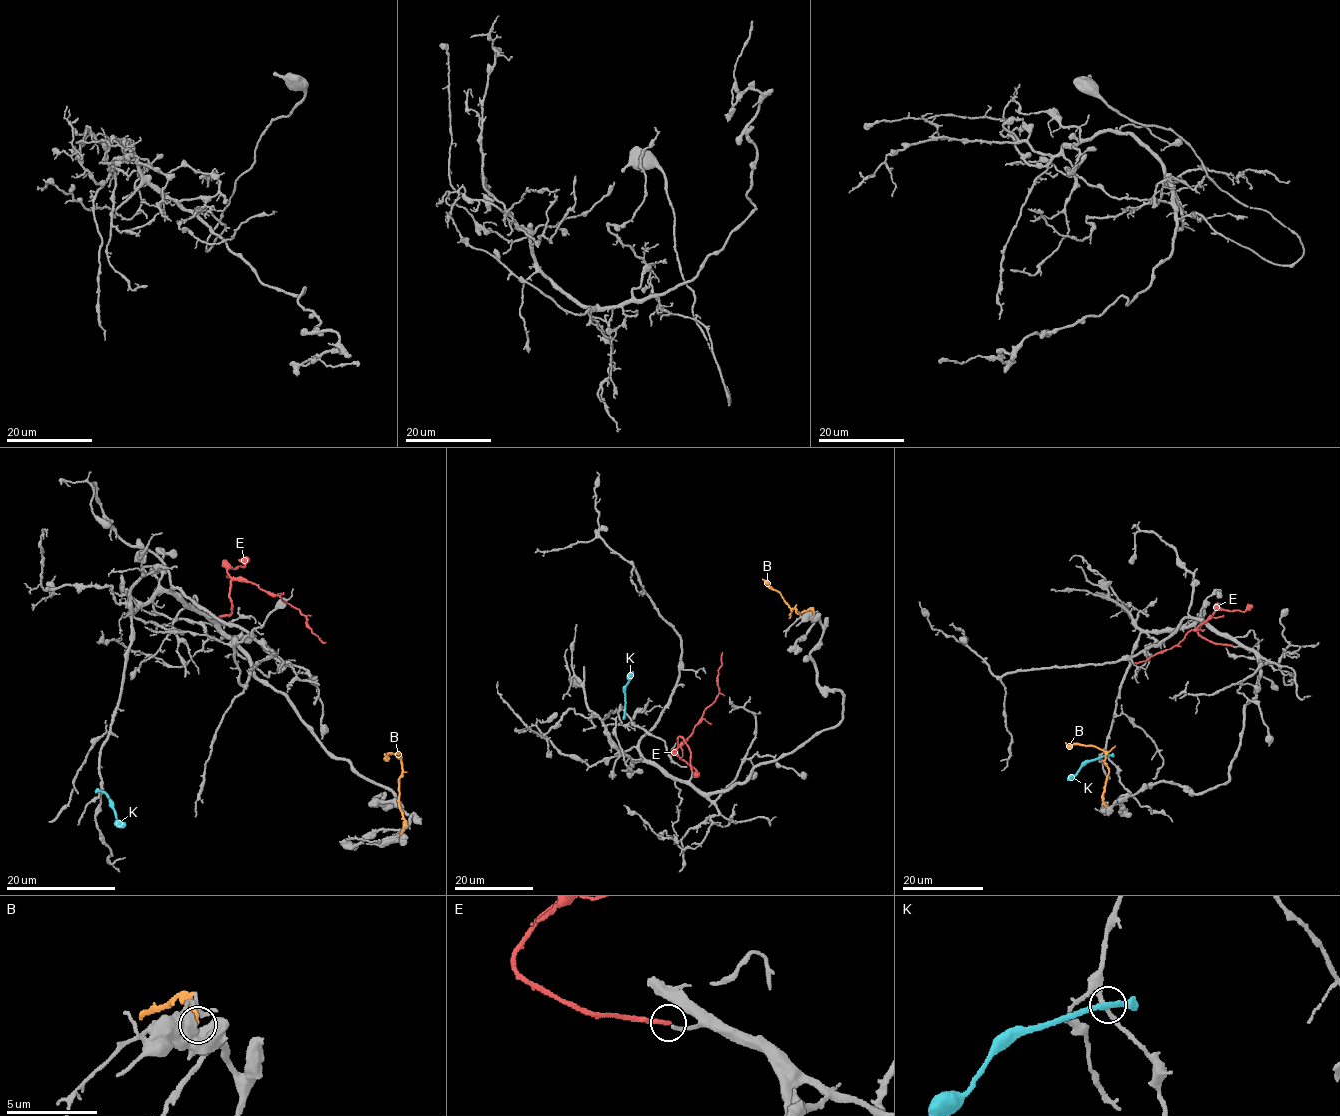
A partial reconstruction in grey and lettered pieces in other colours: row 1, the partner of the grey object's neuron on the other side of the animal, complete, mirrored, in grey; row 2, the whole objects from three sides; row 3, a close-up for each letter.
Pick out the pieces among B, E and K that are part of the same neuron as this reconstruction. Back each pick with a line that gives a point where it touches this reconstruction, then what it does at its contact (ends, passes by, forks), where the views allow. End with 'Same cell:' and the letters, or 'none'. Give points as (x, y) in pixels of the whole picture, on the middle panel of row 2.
E: Touches grey at (691, 771). It ends there
Same cell: E

